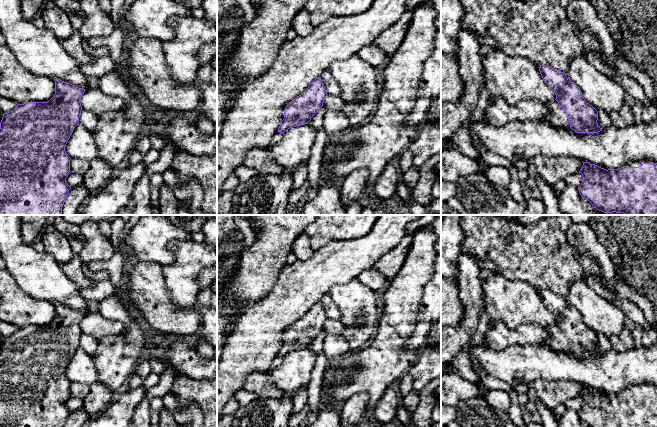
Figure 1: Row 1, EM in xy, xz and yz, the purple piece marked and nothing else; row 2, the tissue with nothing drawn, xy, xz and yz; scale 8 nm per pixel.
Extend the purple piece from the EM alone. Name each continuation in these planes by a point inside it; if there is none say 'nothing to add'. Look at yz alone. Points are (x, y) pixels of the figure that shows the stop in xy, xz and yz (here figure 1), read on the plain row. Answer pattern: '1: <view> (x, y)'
1: yz (556, 340)
2: yz (634, 387)

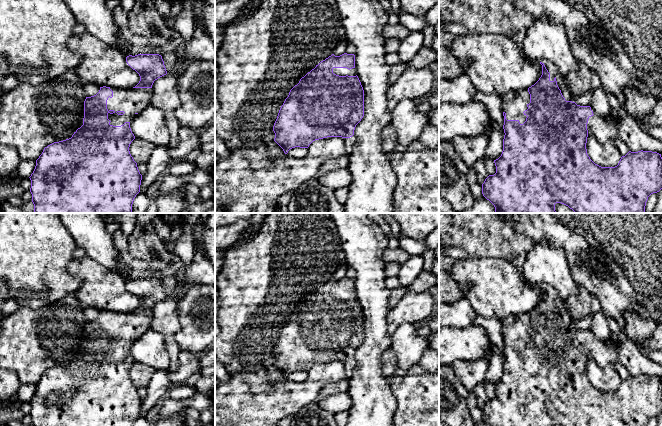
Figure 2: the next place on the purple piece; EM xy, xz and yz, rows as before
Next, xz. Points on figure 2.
1: xz (338, 295)
2: xz (329, 390)

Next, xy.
1: xy (135, 324)

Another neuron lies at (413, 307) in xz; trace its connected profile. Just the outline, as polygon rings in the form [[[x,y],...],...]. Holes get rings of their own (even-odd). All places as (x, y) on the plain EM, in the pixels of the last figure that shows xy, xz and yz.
[[[399,285],[398,287],[404,290],[404,295],[396,304],[396,306],[389,310],[387,315],[387,326],[390,334],[393,334],[396,329],[404,322],[415,324],[416,322],[427,322],[435,313],[436,299],[430,291],[416,293],[411,291],[408,286]]]

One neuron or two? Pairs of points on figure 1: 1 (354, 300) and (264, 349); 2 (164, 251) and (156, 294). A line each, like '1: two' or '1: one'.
1: two
2: two

